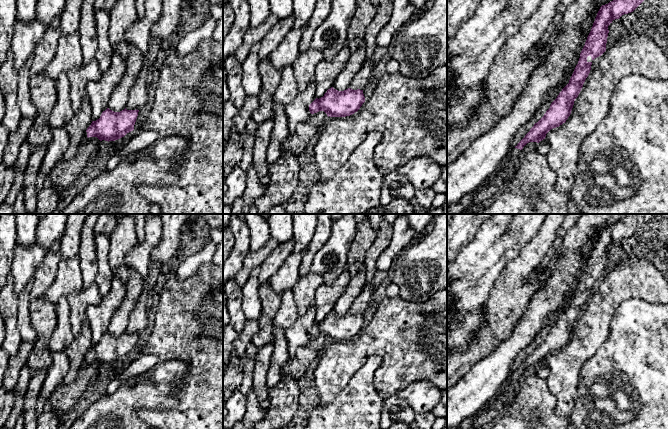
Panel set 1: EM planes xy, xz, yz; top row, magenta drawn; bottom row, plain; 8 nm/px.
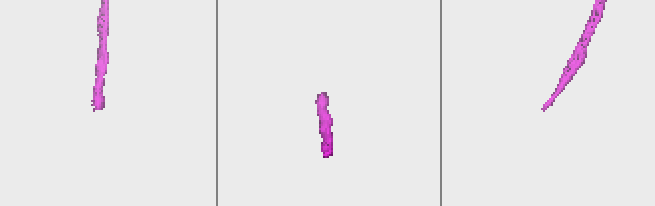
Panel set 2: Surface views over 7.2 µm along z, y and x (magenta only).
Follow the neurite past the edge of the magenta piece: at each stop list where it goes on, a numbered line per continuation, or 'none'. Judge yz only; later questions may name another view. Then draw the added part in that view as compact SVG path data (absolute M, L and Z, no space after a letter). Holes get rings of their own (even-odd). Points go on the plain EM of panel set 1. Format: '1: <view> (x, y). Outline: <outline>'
1: yz (499, 406). Outline: M514 371L510 379L508 389L502 395L500 395L484 412L476 415L471 429L491 425L498 416L506 411L517 388L517 382L520 376L520 373Z

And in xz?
none

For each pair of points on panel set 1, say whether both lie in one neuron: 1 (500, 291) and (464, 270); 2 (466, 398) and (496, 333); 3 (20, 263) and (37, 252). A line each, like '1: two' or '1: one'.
1: two
2: two
3: one

